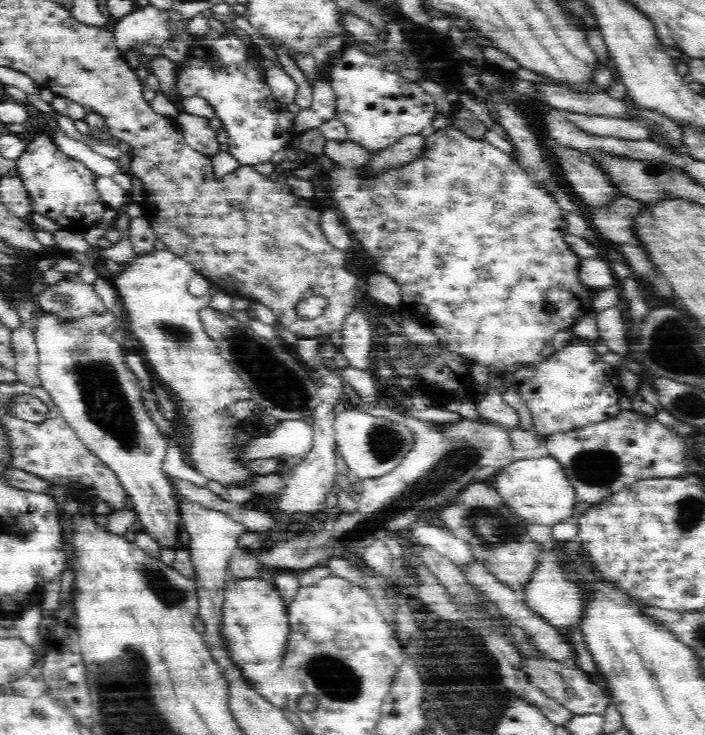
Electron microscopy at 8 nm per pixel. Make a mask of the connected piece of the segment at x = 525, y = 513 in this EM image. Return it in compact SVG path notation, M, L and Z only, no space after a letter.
M550 455L539 459L518 459L498 470L492 479L504 502L528 523L552 526L576 517L574 508L579 500L572 483L568 482L560 463Z

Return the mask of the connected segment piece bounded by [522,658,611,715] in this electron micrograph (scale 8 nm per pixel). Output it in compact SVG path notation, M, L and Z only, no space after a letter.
M530 658L522 660L522 669L526 671L529 682L542 690L545 695L556 700L574 715L588 715L589 713L604 714L610 701L605 690L594 682L590 674L576 666L567 666L565 663Z

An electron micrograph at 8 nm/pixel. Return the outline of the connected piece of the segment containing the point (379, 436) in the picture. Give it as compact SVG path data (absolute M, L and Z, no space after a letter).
M347 405L342 412L337 412L333 427L338 454L344 458L348 470L362 480L378 479L392 472L414 446L414 431L410 427L362 412L358 407Z

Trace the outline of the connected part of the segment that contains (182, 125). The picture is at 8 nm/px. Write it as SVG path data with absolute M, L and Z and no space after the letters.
M180 111L179 128L183 132L185 143L204 155L211 156L220 152L217 131L213 130L207 118Z

